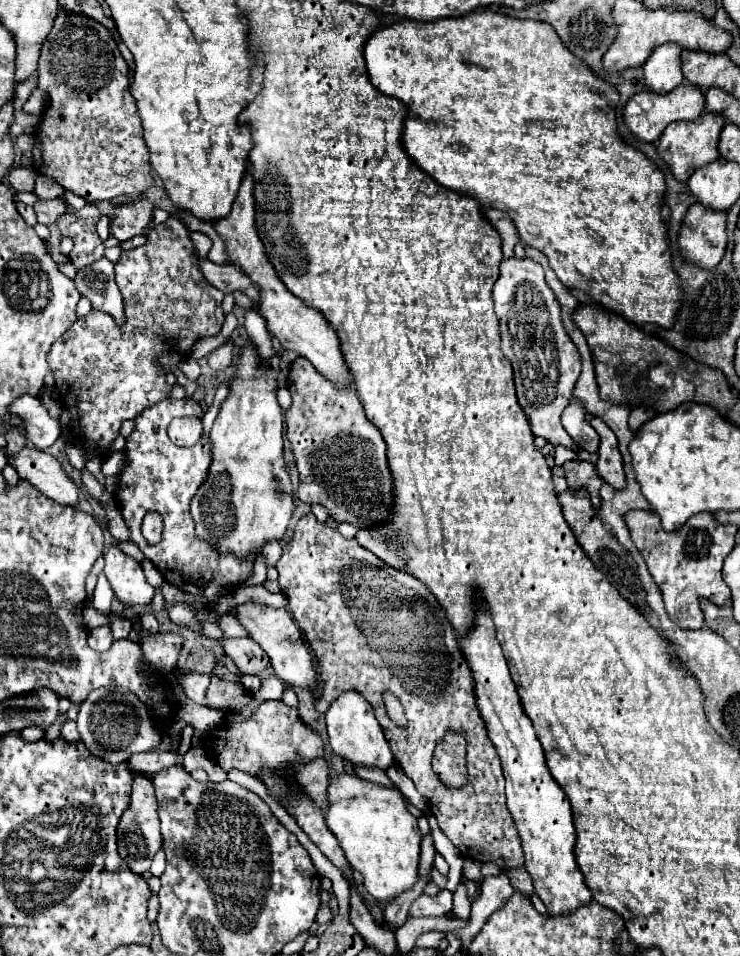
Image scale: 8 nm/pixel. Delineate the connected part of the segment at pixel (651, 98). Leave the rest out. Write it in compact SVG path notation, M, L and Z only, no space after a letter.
M688 82L676 86L670 94L656 94L652 90L644 90L640 94L635 94L624 107L623 118L632 130L634 136L638 136L644 142L656 142L664 128L670 122L676 120L694 120L704 112L704 92L696 86L688 86Z

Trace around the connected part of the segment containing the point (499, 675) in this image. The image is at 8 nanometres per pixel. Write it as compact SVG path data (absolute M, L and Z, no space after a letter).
M486 602L478 606L474 626L464 638L458 640L458 646L464 652L464 660L468 660L468 668L472 670L480 718L484 718L484 724L488 726L488 738L500 754L506 778L508 810L522 838L524 868L532 876L534 890L538 898L546 904L548 914L568 914L592 900L592 894L584 884L584 876L574 856L576 832L572 824L570 802L546 766L542 744L530 718L522 708L520 696L510 678L510 670L502 654L500 642L496 640L494 622L488 614Z

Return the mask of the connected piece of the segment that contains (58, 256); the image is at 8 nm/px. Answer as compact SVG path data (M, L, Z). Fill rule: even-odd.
M50 228L50 238L46 240L46 248L48 248L48 252L52 254L54 262L58 262L58 264L68 264L68 262L70 262L70 258L68 258L68 256L64 256L64 254L60 252L60 240L62 240L60 230Z

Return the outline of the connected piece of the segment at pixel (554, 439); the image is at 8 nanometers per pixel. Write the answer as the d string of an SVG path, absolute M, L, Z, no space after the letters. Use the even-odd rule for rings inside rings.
M530 258L502 260L502 276L494 284L494 304L500 318L502 352L512 362L518 404L532 424L532 434L542 436L552 446L578 450L562 428L560 414L568 406L580 376L580 354L562 326L560 306L544 282L542 266Z

